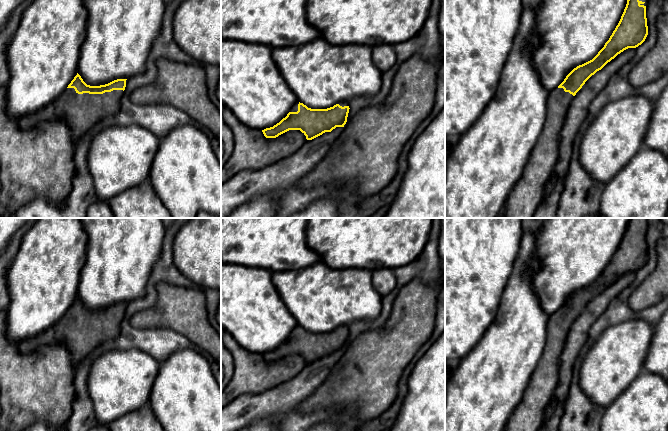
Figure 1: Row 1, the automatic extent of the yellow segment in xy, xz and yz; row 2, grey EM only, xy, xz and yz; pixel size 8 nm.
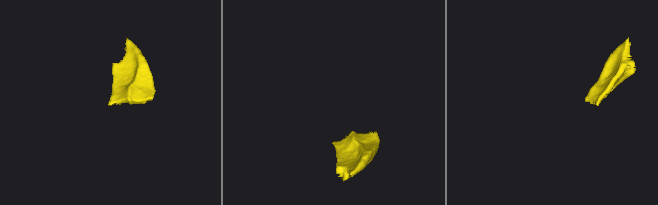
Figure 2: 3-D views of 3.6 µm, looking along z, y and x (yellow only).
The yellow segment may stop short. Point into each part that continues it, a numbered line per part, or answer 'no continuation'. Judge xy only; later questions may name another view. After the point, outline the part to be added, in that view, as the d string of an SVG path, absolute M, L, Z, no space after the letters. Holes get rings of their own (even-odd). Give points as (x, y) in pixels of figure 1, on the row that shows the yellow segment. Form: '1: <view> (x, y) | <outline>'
1: xy (82, 111) | M66 88L57 99L44 108L20 117L18 124L21 130L26 130L48 120L64 117L76 145L101 119L118 113L123 94L123 90L103 94L78 94L74 88Z

